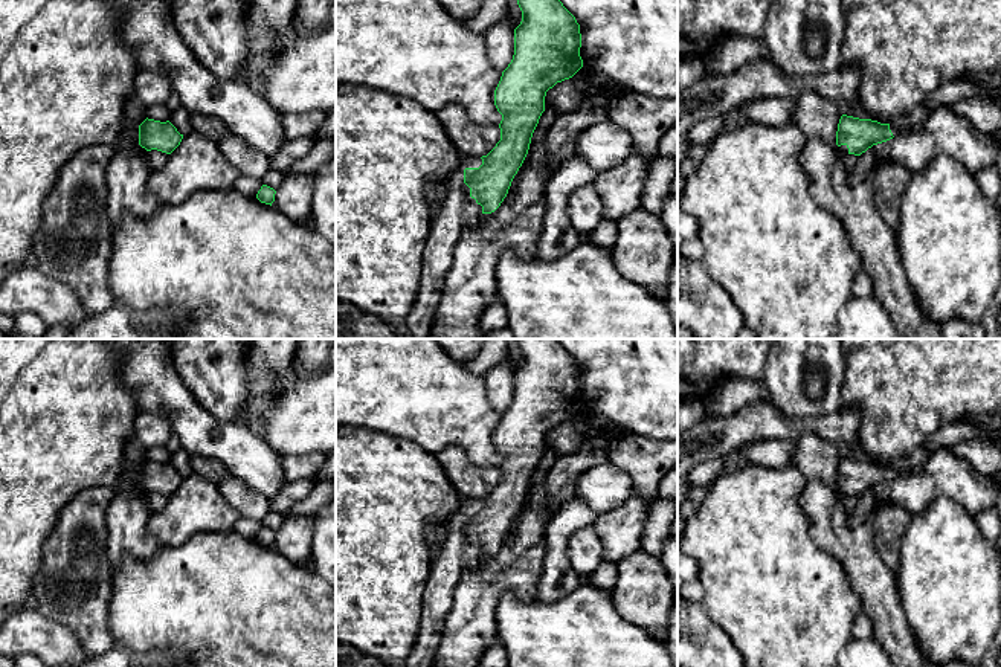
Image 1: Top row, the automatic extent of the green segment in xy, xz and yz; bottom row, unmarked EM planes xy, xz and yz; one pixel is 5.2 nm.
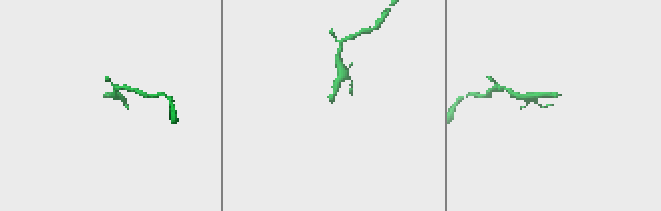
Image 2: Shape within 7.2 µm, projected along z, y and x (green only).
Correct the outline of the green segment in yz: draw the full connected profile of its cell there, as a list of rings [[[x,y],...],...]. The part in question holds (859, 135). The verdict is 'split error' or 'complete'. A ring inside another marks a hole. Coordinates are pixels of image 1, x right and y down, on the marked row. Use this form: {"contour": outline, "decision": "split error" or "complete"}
{"contour": [[[842,114],[838,124],[836,145],[841,154],[861,156],[873,145],[887,142],[900,133],[905,131],[890,124]]], "decision": "split error"}

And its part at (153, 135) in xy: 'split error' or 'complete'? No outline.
split error

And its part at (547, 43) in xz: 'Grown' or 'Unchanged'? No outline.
Grown

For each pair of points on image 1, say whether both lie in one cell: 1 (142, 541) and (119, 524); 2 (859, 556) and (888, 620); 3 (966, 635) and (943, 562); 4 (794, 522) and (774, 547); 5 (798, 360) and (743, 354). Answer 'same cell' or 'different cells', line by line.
1: same cell
2: same cell
3: same cell
4: same cell
5: different cells

